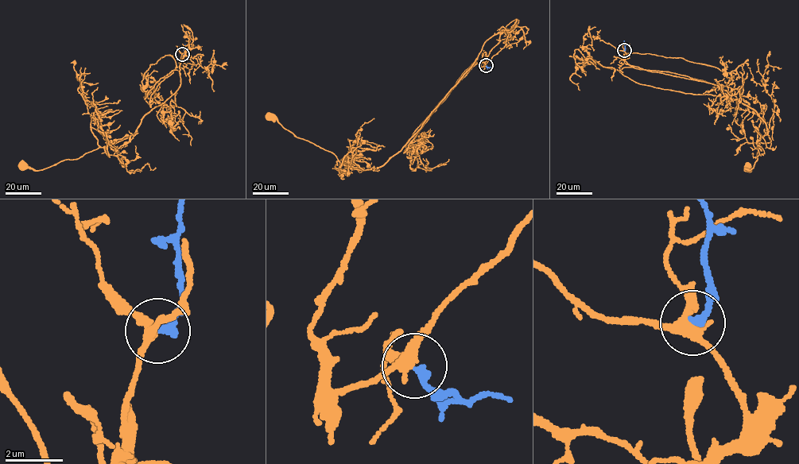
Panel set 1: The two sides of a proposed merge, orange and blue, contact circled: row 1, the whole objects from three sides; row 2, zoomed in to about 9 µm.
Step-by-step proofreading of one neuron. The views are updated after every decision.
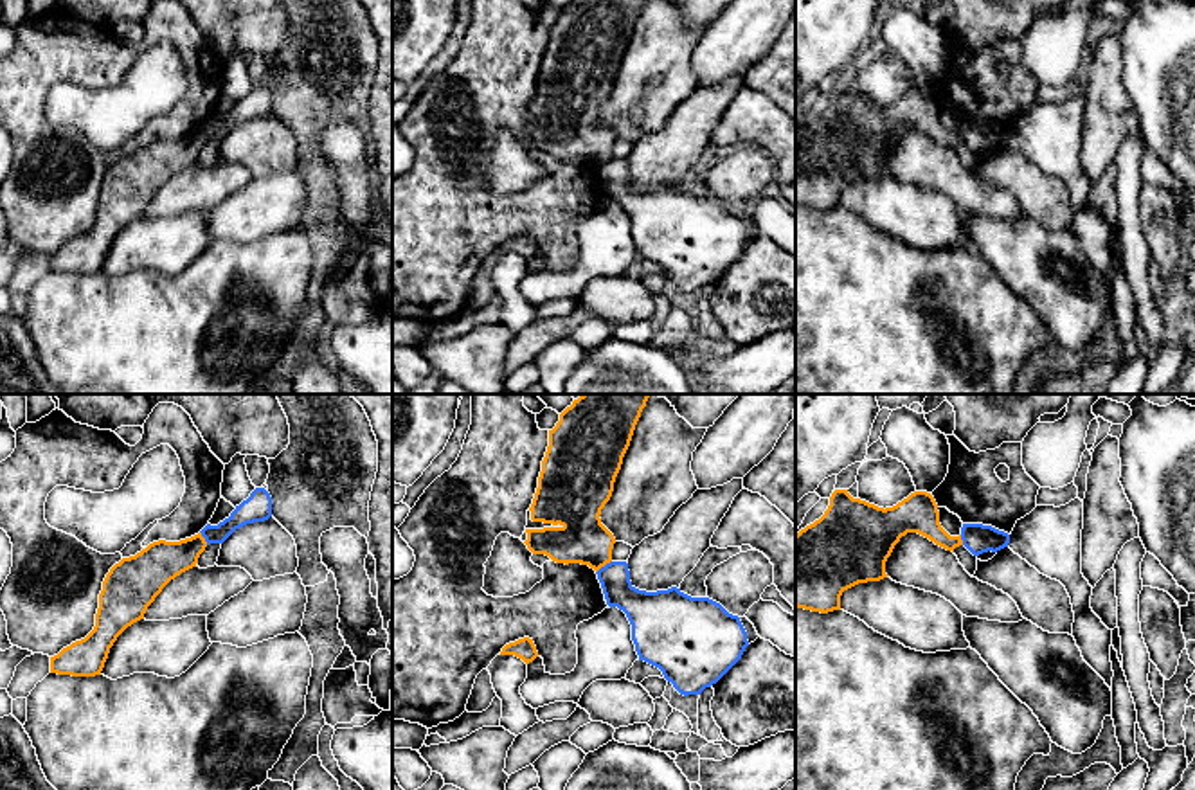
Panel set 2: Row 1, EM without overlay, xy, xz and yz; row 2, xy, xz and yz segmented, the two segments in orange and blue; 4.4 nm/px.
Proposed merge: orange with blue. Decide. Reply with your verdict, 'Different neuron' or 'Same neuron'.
Different neuron

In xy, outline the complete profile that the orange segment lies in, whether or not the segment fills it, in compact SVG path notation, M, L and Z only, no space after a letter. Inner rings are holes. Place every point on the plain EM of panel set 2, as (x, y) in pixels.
M198 130L180 139L153 139L115 160L103 178L94 227L50 254L50 270L101 272L117 234L144 216L148 203L171 176L196 164L205 144L207 139Z

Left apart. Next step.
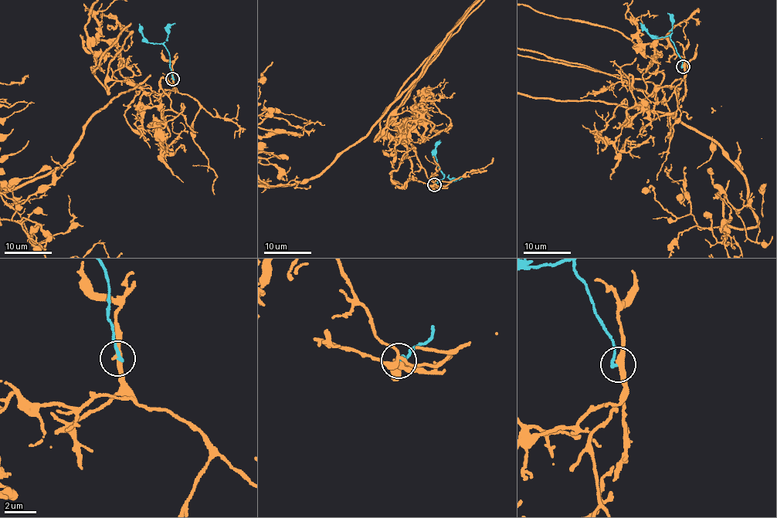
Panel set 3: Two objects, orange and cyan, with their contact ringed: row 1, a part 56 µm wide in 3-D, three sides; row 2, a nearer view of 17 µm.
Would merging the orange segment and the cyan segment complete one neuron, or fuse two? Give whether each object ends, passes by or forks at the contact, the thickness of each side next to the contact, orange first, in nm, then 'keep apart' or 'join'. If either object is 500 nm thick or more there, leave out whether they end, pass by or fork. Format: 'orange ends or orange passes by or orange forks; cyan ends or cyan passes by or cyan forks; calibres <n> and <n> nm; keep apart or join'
orange passes by; cyan ends; calibres 320 and 220 nm; keep apart

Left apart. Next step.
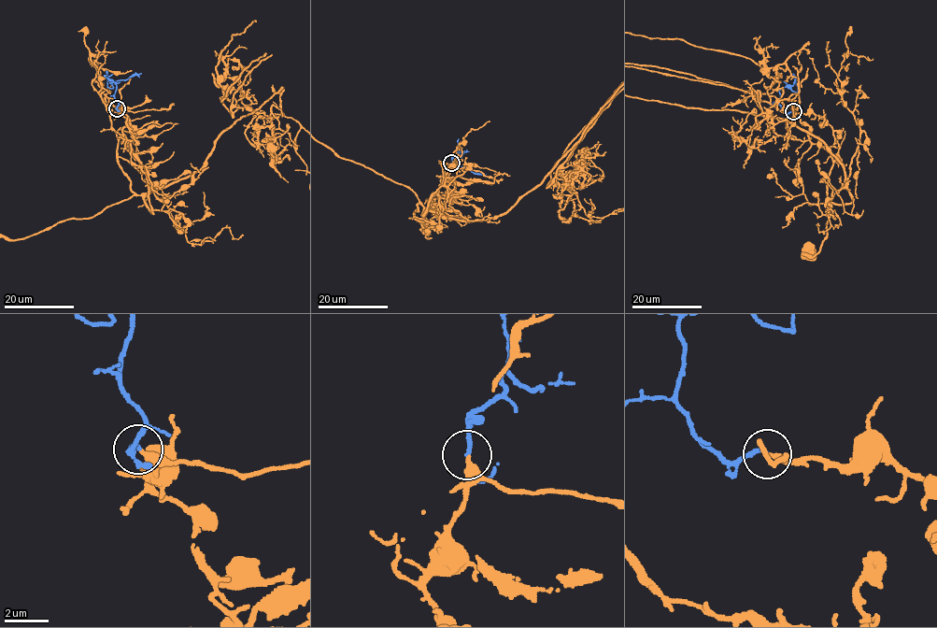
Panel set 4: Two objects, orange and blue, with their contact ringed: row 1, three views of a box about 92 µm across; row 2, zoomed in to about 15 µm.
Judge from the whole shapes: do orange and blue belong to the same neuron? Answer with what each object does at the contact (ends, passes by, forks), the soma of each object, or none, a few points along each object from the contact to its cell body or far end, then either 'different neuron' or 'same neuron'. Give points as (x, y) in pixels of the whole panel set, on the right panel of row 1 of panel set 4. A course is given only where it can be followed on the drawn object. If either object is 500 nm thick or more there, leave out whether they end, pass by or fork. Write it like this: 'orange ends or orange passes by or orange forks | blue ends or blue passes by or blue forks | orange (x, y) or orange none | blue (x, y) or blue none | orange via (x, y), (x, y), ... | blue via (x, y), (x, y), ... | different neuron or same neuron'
orange ends | blue ends | orange (809, 252) | blue none | orange via (793, 111), (831, 127), (828, 180), (841, 190), (847, 179), (831, 199), (822, 245), (808, 252) | blue via (793, 111), (787, 112), (778, 103), (779, 91), (793, 84), (792, 74) | same neuron

